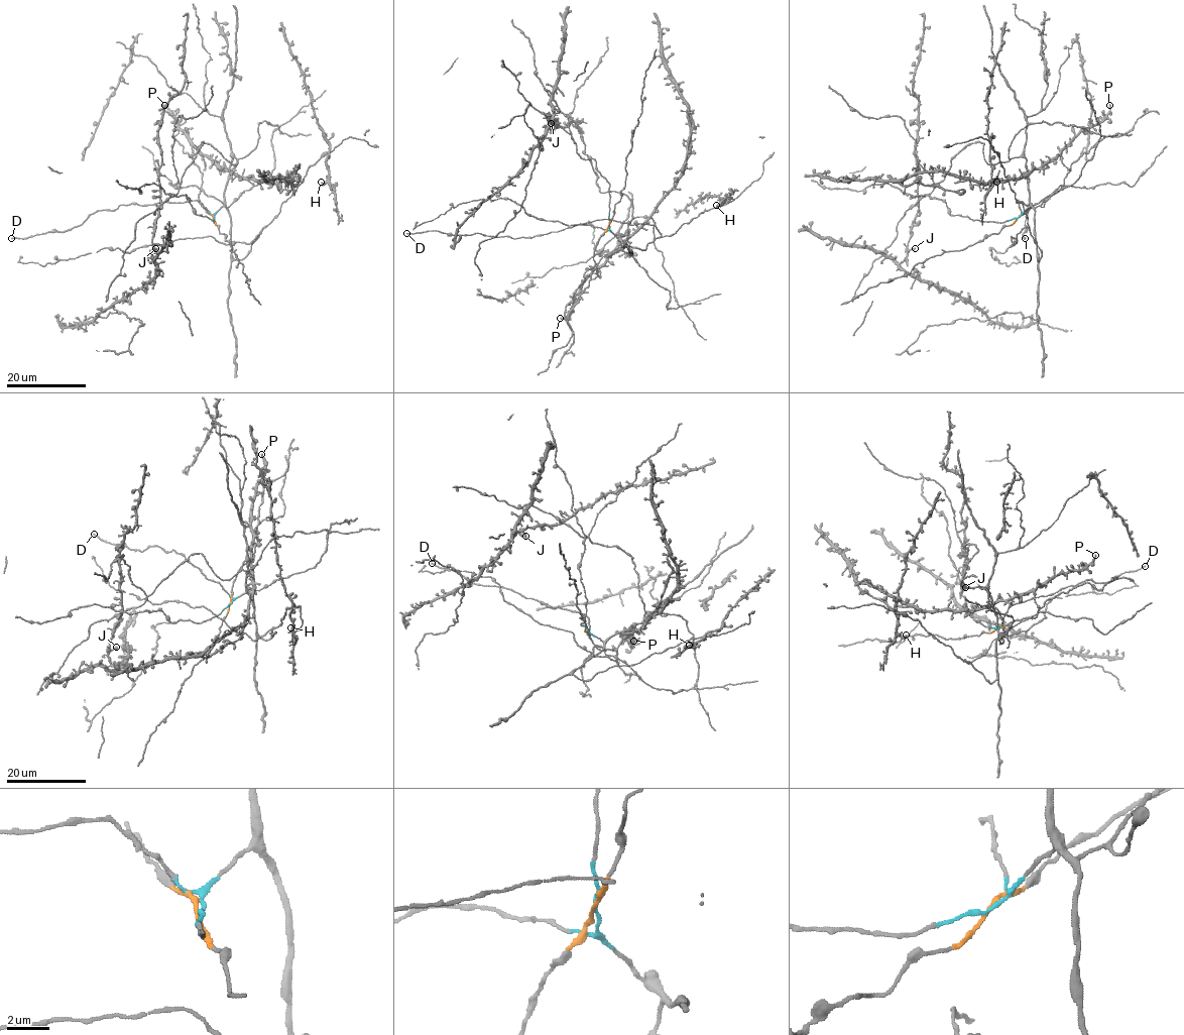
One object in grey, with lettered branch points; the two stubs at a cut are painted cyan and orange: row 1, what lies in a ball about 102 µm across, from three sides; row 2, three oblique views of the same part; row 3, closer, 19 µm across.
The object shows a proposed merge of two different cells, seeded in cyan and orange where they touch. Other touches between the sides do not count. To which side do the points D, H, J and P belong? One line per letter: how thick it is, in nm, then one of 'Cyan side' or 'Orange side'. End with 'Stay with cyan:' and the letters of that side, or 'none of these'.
D: Thickness 170 nm. Cyan side
H: Thickness 400 nm. Cyan side
J: Thickness 360 nm. Cyan side
P: Thickness 260 nm. Orange side
Stay with cyan: D, H, J

